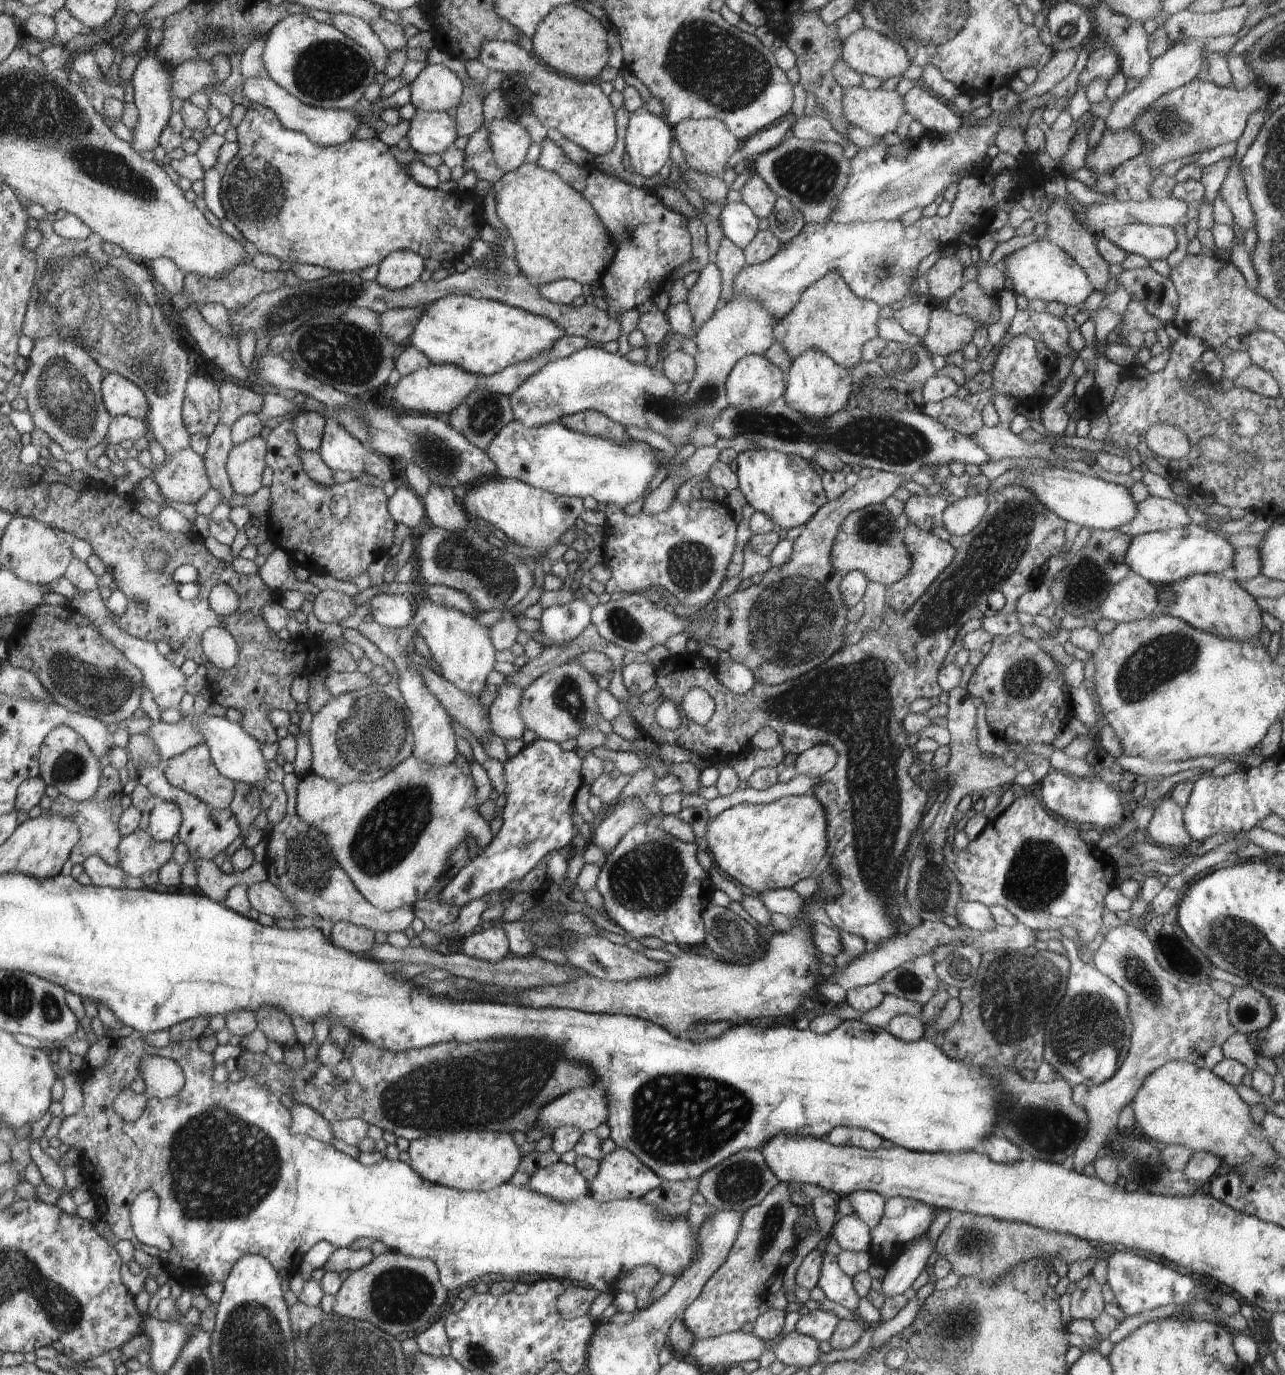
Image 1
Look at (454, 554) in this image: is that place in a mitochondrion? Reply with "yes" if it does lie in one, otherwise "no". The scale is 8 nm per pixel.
yes

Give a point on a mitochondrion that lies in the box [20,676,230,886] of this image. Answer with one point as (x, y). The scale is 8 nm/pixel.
(67, 767)

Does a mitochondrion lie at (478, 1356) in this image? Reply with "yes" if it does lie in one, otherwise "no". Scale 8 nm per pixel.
yes

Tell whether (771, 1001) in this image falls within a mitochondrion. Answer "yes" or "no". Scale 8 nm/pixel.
no

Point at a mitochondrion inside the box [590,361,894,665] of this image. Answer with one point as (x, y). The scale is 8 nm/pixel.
(691, 564)

